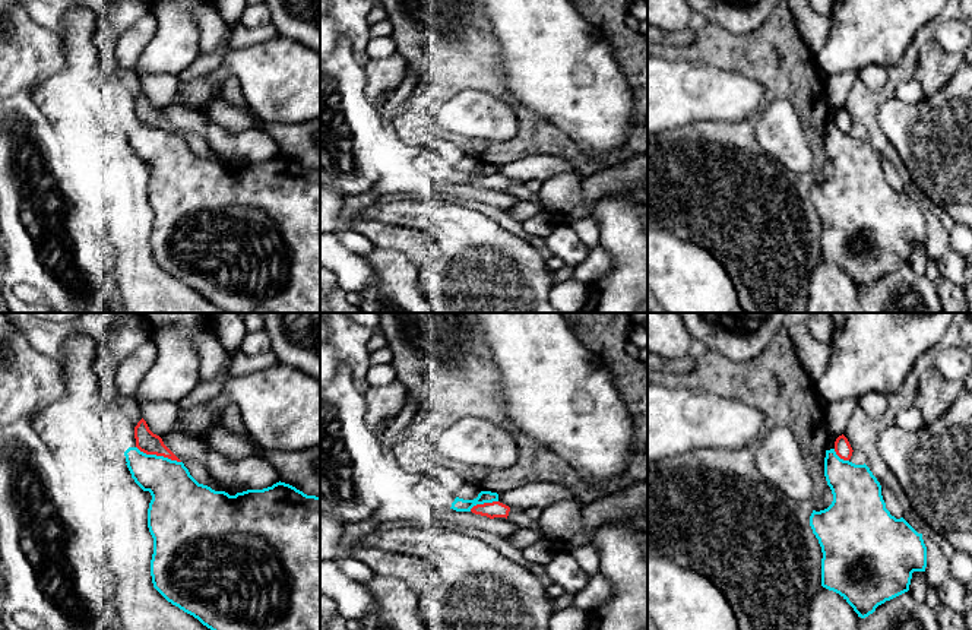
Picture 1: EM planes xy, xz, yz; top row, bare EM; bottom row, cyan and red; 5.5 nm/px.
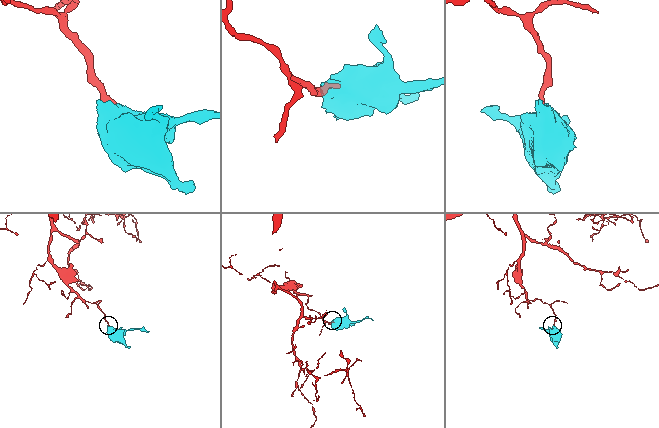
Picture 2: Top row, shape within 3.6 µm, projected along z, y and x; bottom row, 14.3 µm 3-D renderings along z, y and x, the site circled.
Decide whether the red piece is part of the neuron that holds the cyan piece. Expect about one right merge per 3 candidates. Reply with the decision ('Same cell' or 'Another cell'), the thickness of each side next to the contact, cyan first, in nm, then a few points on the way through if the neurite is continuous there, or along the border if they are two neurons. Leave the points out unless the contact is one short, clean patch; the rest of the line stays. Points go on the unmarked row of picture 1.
Another cell. Thickness 280 nm (cyan) against 120 nm. Boundary: xy (136, 119), (146, 126), (162, 127), (180, 135)

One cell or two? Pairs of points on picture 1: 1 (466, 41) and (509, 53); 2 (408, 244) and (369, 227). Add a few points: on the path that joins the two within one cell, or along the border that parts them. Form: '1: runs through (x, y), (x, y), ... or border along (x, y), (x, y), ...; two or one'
1: border along (487, 18), (506, 84); two
2: runs through (398, 238), (379, 234); one

